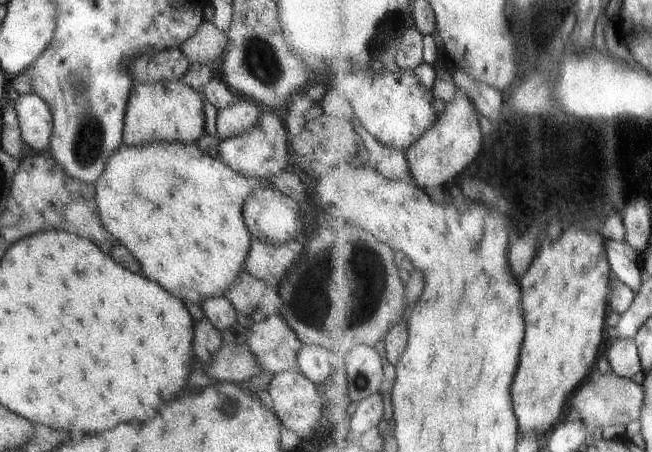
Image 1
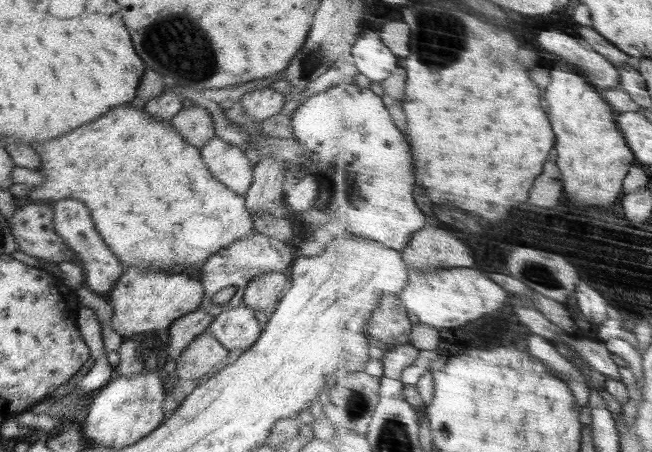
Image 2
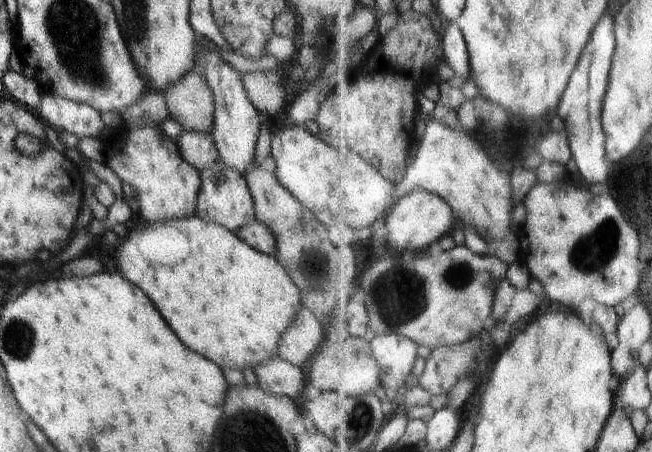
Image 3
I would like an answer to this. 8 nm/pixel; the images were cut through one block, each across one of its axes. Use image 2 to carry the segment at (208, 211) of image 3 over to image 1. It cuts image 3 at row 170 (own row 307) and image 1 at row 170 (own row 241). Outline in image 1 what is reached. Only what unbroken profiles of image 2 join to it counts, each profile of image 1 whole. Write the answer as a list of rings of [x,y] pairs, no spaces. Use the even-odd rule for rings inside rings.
[[[260,110],[254,129],[237,137],[222,139],[216,149],[220,154],[219,158],[234,171],[270,180],[272,176],[288,168],[287,144],[289,142],[290,139],[285,132],[279,113]]]

